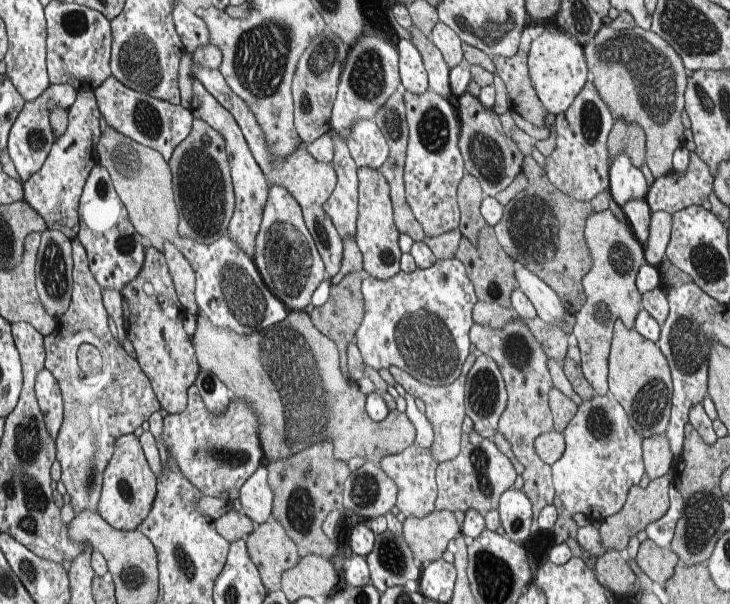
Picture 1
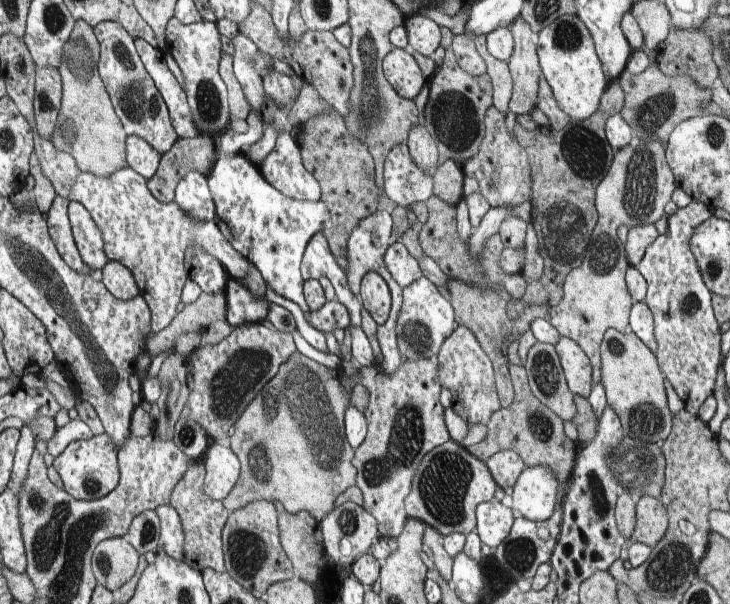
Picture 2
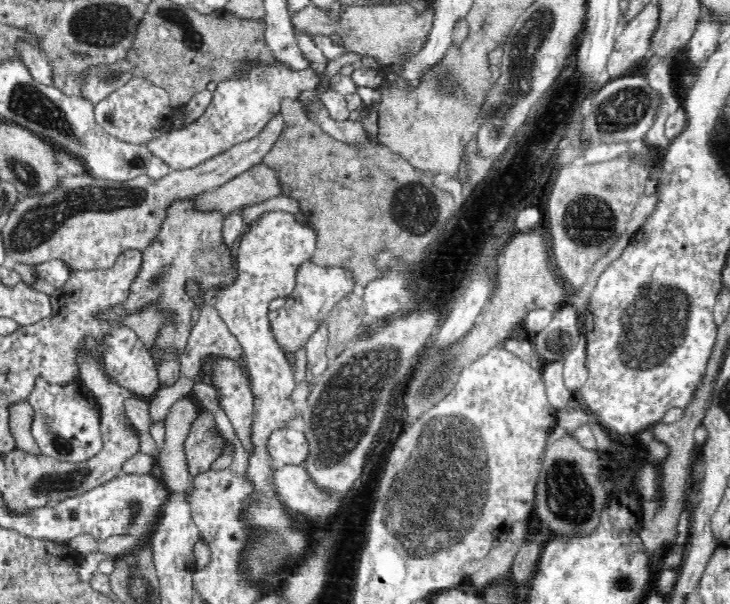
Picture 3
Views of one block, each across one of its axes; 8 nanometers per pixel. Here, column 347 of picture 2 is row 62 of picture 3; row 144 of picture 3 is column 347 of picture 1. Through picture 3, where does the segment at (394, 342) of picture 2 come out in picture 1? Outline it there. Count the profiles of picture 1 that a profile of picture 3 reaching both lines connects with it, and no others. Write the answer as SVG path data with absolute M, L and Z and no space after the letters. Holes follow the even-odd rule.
M335 137L335 156L332 164L338 171L338 184L334 186L322 209L330 216L332 223L339 226L342 234L355 238L359 207L358 166L346 142L340 137Z

